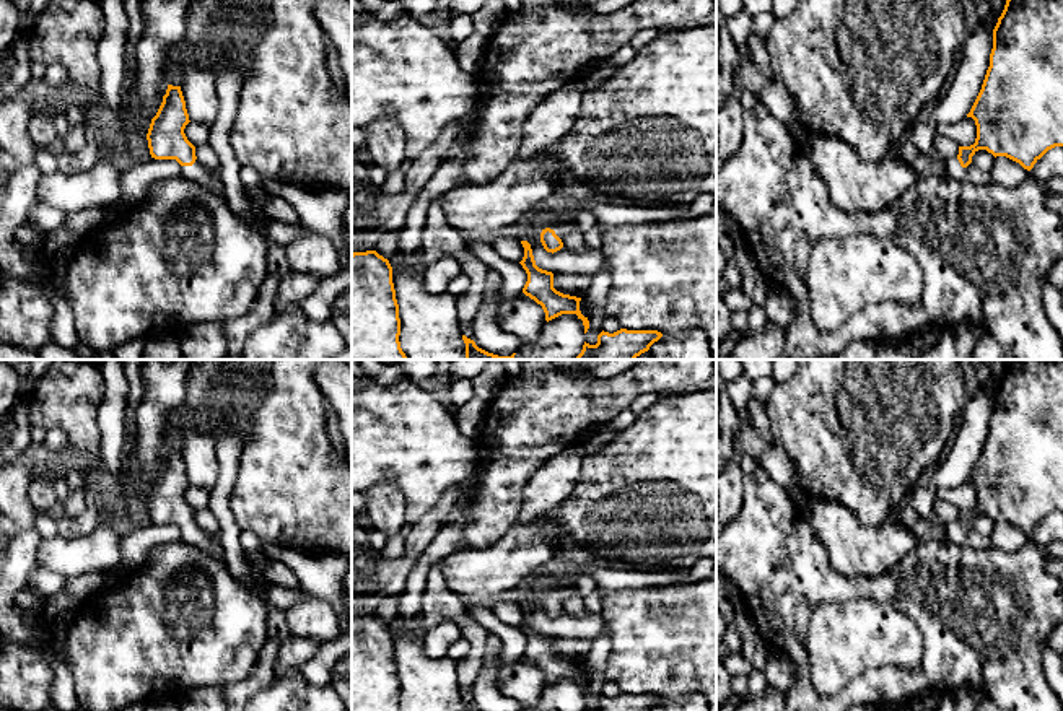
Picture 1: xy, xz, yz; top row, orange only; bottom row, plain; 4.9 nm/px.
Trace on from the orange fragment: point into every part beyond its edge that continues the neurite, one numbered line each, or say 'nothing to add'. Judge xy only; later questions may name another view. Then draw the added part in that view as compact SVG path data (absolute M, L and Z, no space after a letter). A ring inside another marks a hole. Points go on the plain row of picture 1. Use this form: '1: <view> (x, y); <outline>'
1: xy (197, 537); M199 524L192 530L182 530L181 540L199 548L205 556L221 561L223 545L215 537L208 535Z

